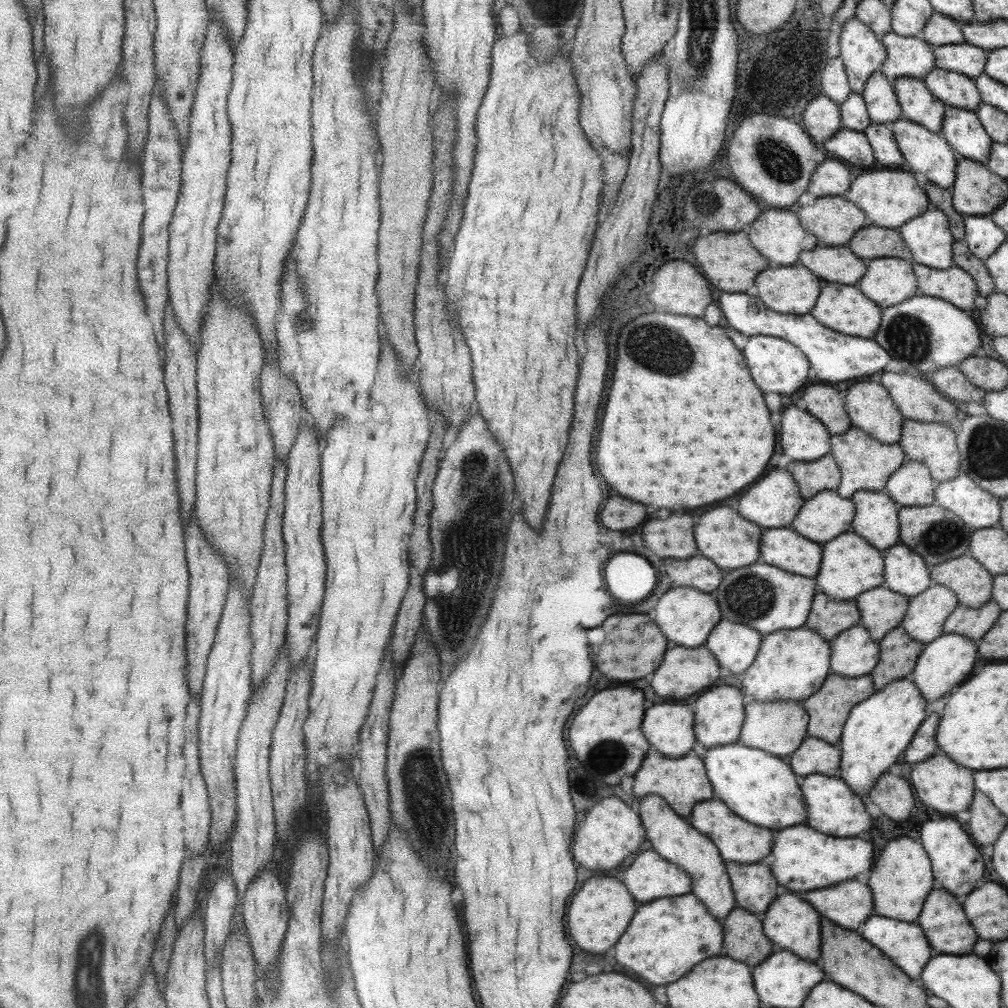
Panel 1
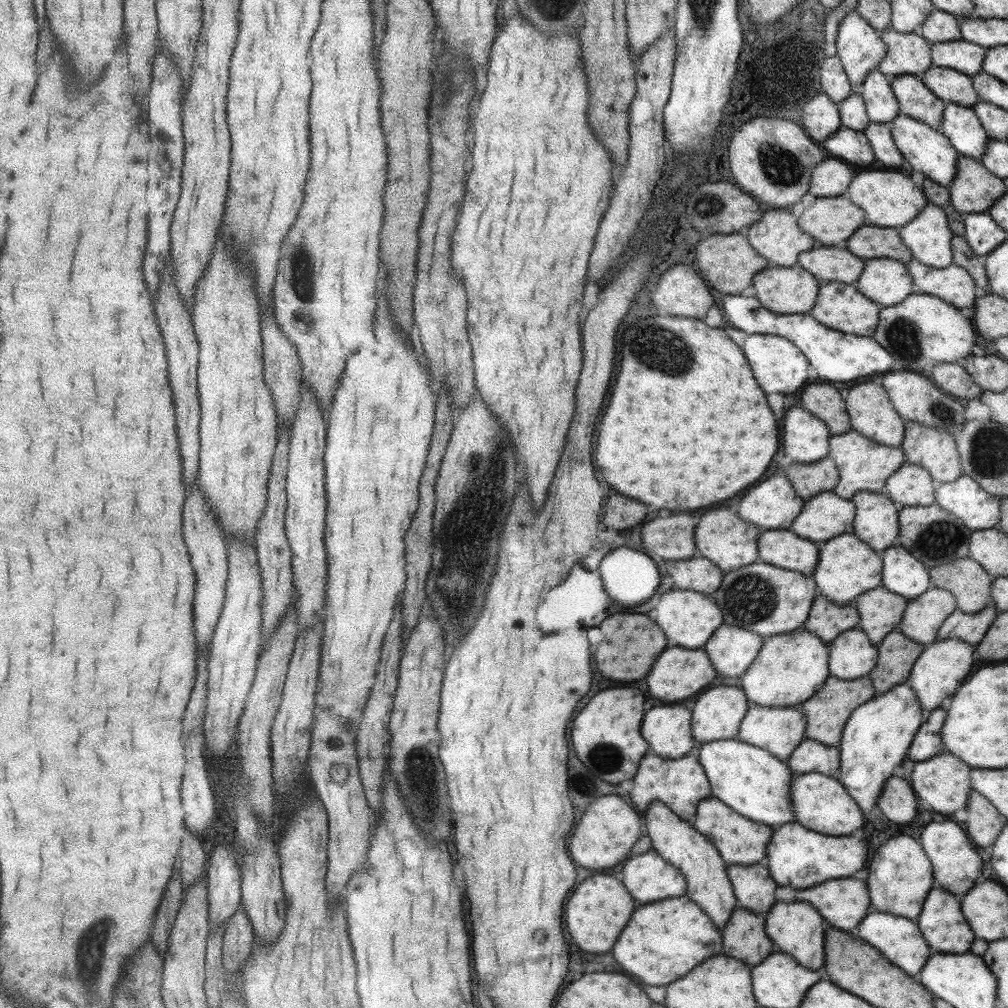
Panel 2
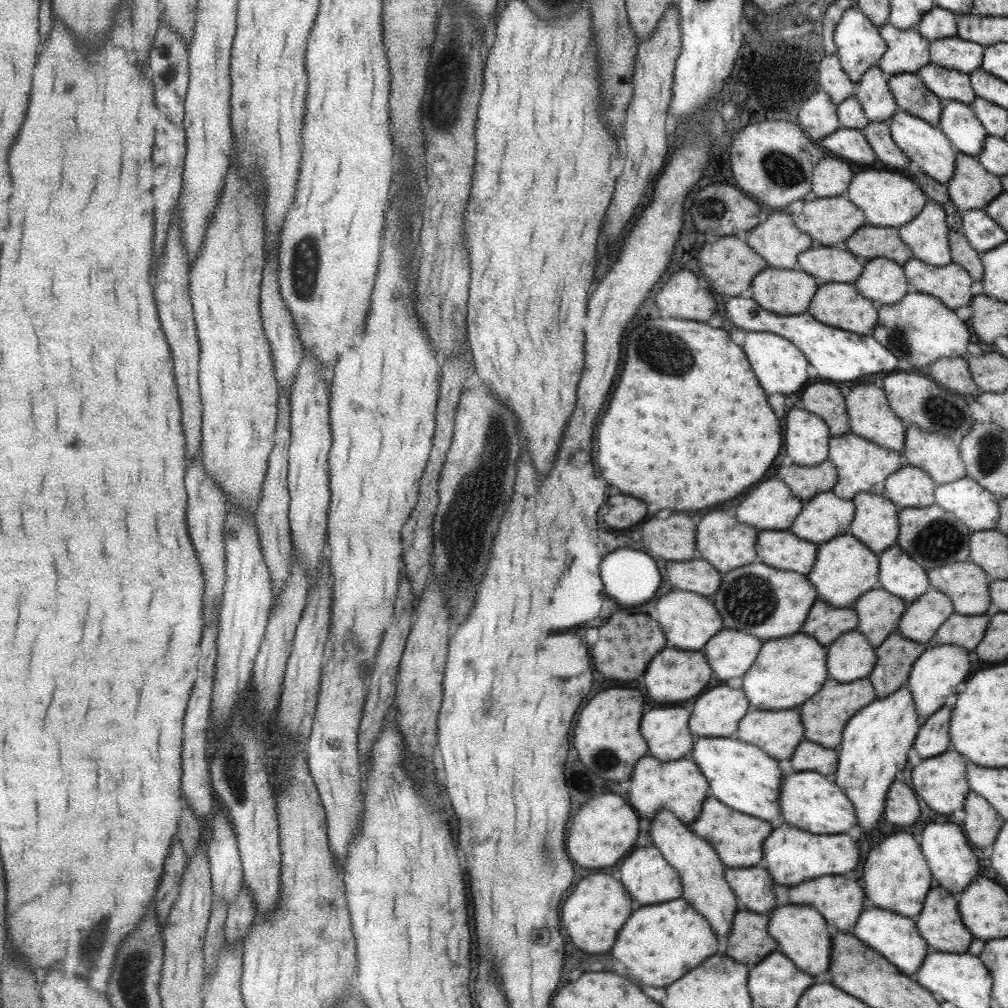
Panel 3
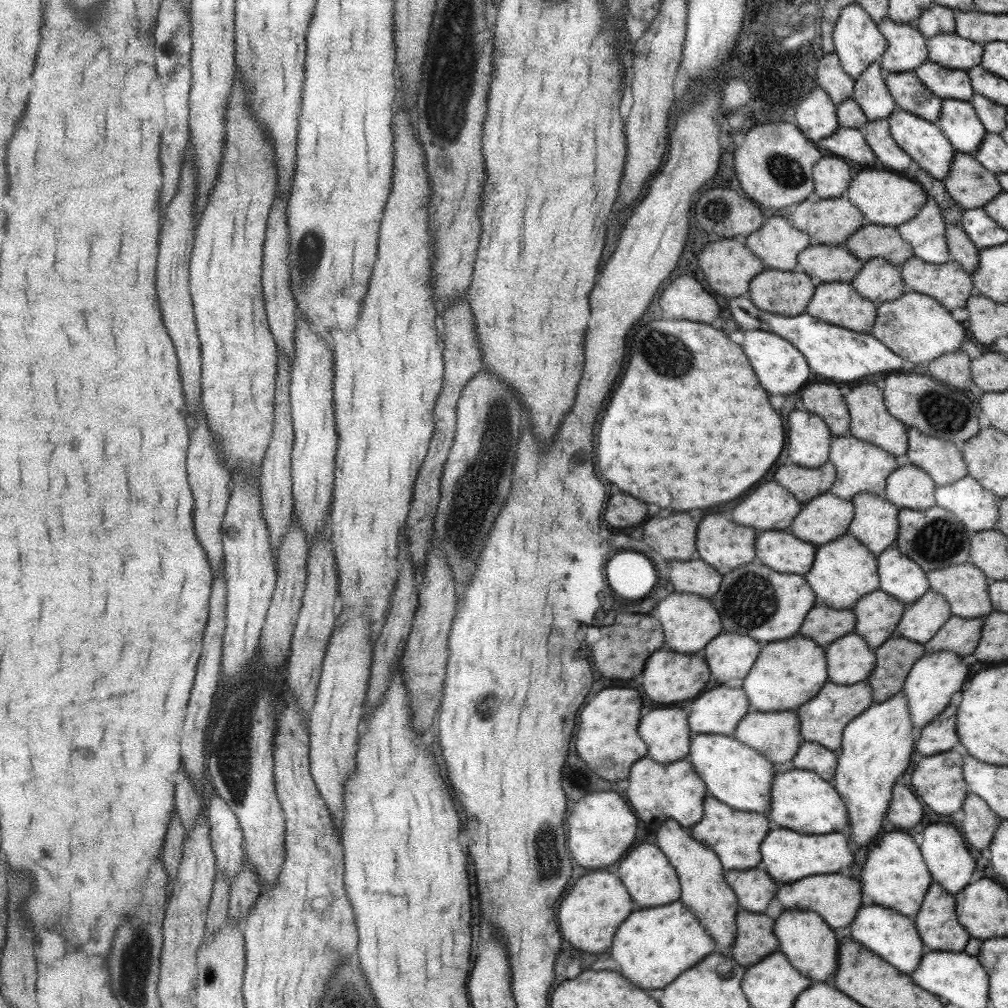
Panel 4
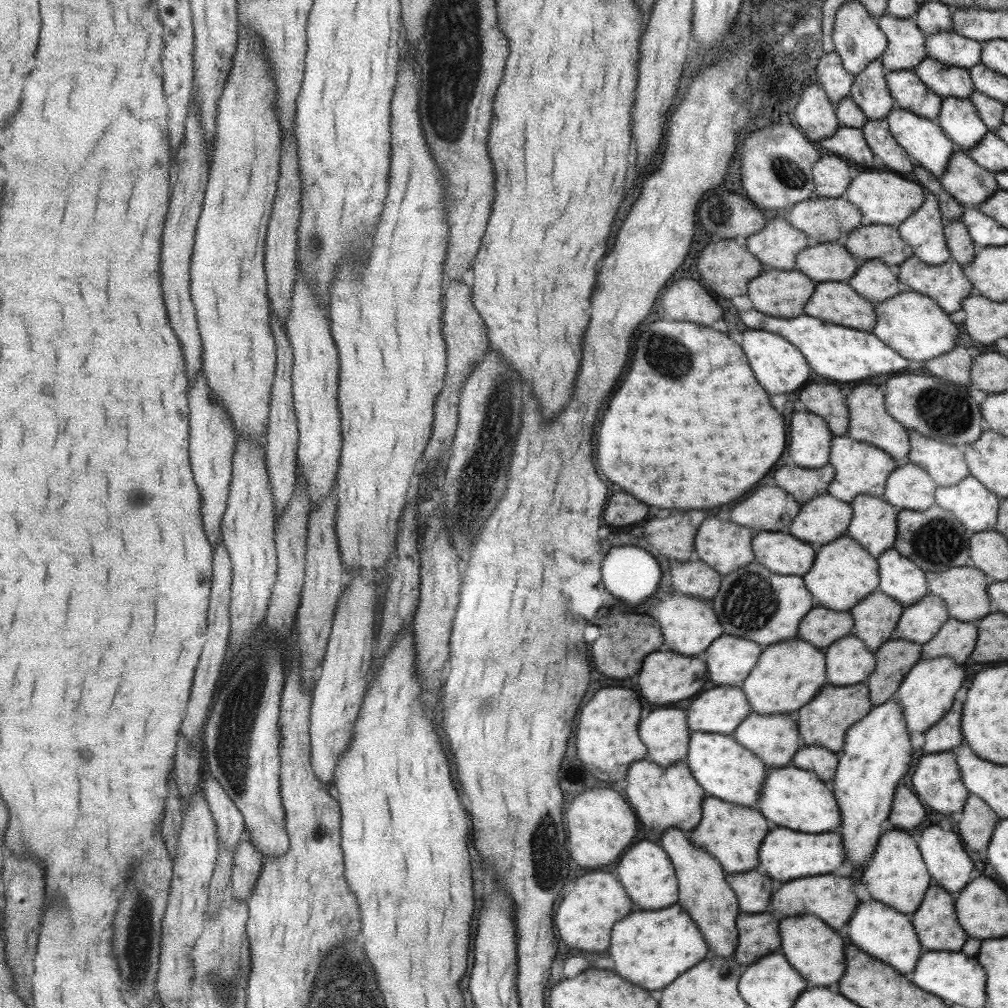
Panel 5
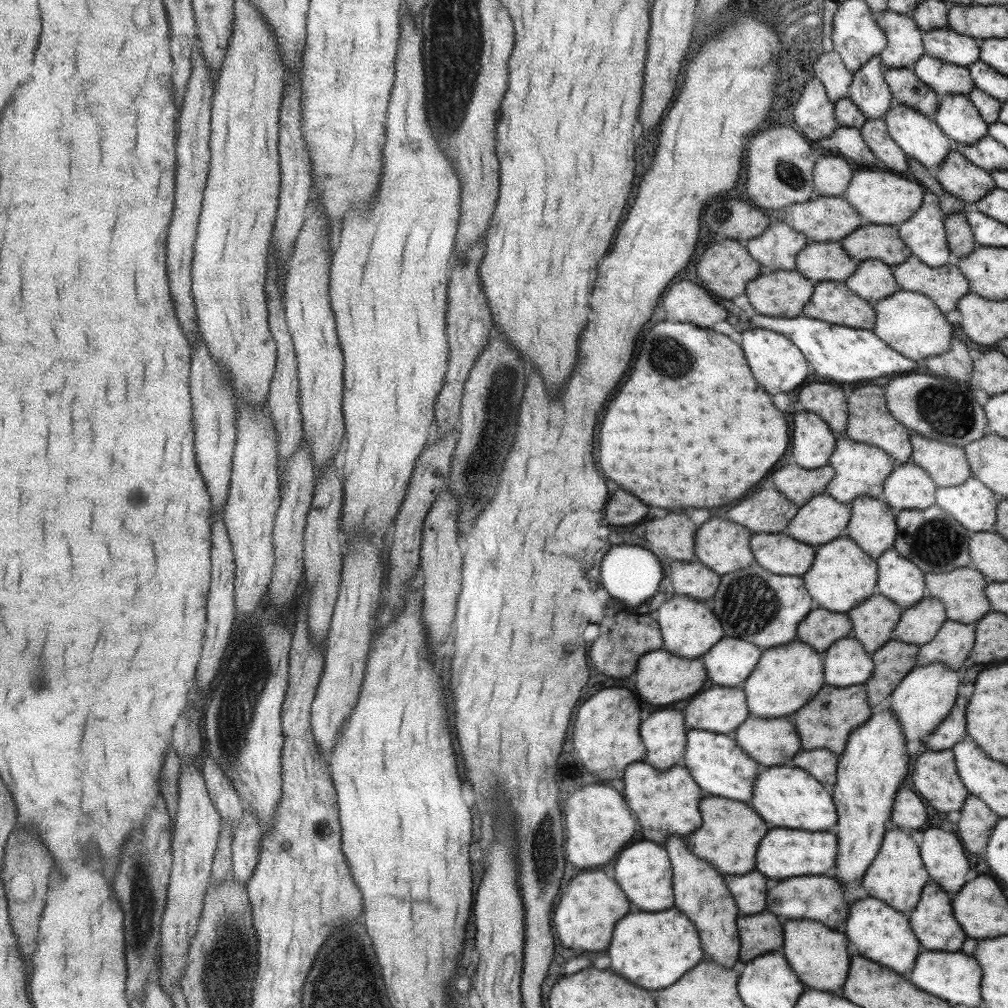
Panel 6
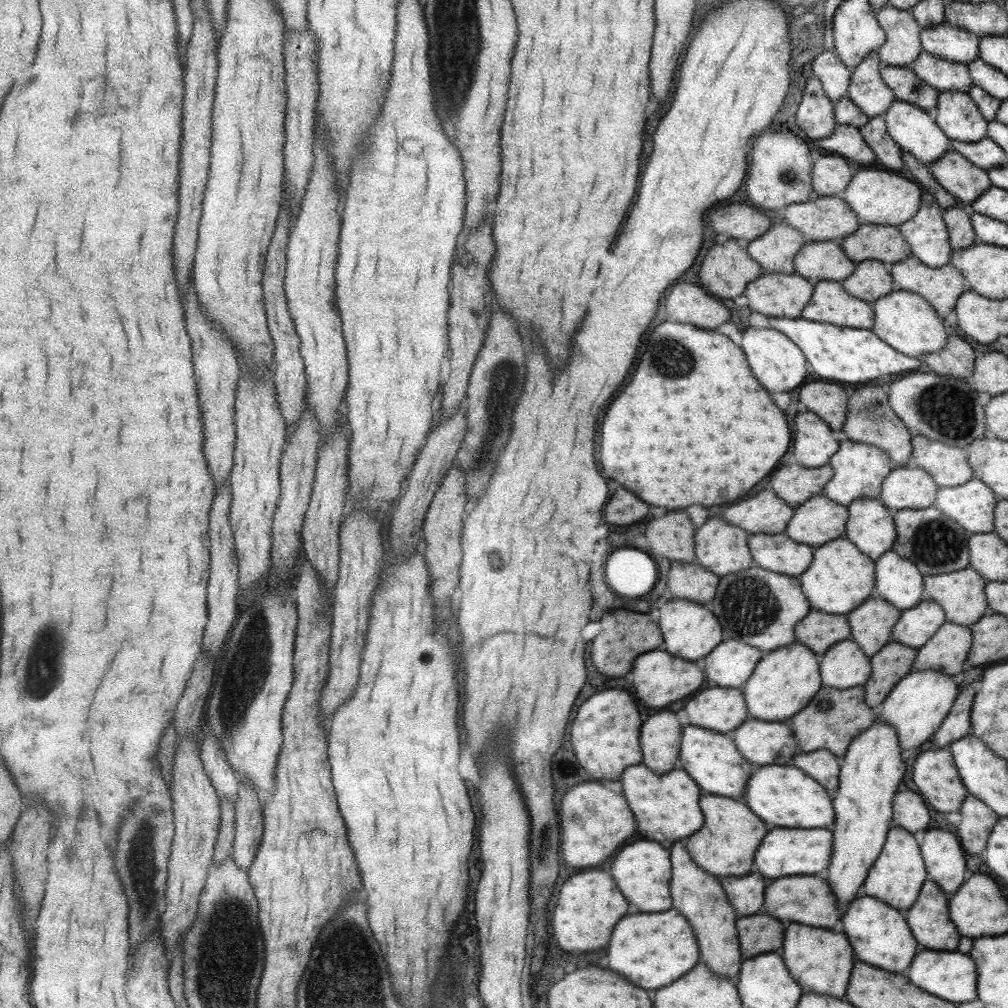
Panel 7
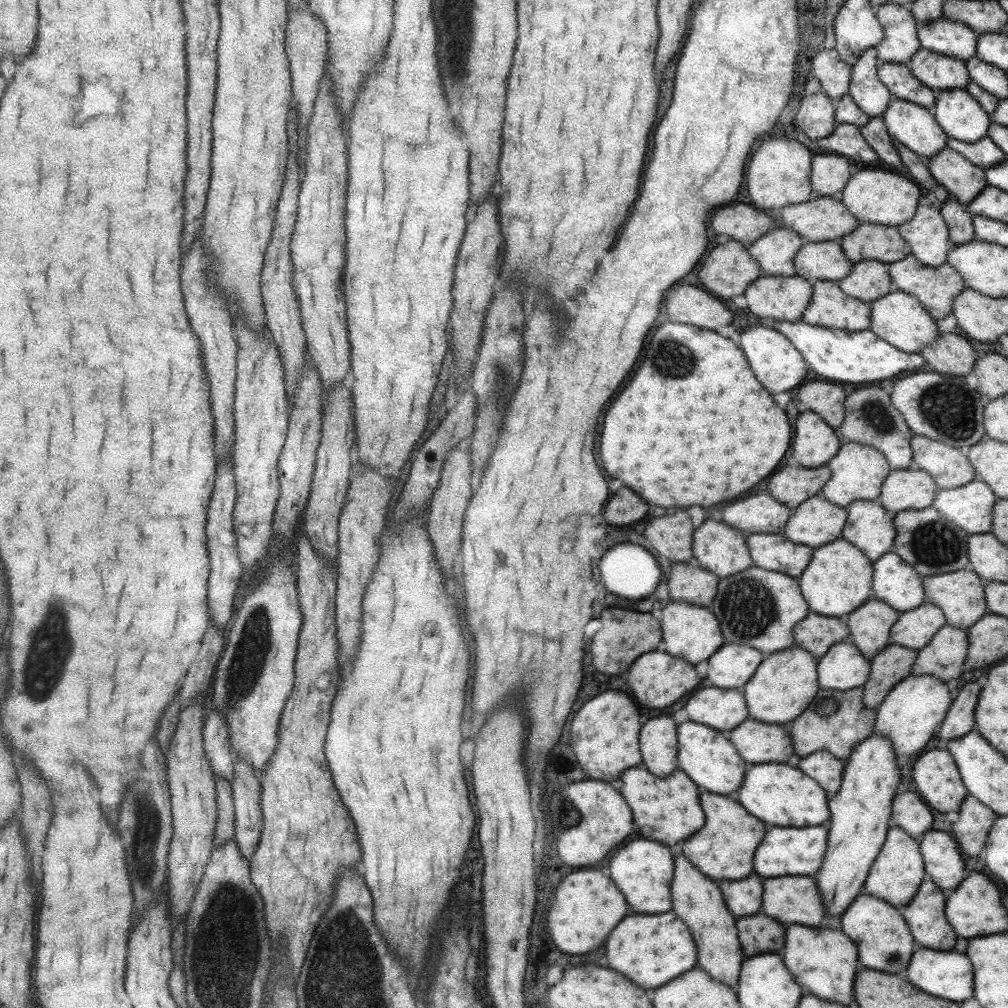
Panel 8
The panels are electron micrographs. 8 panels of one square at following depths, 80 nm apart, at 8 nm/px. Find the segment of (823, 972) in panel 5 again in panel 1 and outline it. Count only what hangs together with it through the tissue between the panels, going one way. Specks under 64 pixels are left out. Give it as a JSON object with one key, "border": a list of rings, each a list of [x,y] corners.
{"border":[[[781,894],[776,896],[763,913],[762,931],[763,934],[781,949],[788,950],[803,960],[819,962],[820,958],[820,914],[809,902],[793,896],[793,894]]]}

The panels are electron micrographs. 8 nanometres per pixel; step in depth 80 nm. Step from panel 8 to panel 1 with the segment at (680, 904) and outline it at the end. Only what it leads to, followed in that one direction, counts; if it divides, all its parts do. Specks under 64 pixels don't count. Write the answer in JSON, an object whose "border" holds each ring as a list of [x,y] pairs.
{"border":[[[648,794],[633,799],[633,808],[642,822],[646,840],[651,843],[650,848],[654,849],[661,858],[680,866],[691,877],[691,884],[693,884],[691,893],[703,902],[703,906],[707,906],[709,914],[721,920],[725,918],[727,913],[736,906],[736,902],[733,900],[725,861],[711,839],[701,834],[696,828],[689,826],[687,824],[689,821],[671,810],[660,796]]]}

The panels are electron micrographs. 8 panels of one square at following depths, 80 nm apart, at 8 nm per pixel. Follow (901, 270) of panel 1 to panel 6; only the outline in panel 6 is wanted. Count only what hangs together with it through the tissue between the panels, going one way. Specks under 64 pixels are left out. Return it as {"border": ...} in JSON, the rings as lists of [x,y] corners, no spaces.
{"border":[[[879,260],[861,261],[851,276],[844,280],[847,288],[870,304],[893,294],[897,289],[893,266]]]}

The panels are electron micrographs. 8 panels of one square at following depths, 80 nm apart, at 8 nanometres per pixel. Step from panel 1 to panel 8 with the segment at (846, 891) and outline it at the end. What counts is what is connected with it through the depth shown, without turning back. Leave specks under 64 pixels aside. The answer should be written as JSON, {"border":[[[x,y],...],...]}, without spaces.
{"border":[[[779,876],[779,878],[765,878],[763,880],[763,914],[771,916],[784,926],[798,924],[803,926],[824,926],[827,918],[823,900],[819,896],[816,880],[813,876]]]}

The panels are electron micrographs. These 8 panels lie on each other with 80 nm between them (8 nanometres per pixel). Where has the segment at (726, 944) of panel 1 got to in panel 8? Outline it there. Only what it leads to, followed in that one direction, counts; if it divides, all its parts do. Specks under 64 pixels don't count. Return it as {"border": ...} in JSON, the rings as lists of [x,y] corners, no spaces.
{"border":[[[761,912],[736,919],[738,941],[745,957],[760,953],[780,953],[785,926]]]}

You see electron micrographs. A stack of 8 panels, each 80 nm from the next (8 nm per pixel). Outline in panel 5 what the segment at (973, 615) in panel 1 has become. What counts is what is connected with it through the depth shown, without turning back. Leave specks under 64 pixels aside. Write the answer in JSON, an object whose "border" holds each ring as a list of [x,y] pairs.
{"border":[[[949,617],[929,642],[922,645],[920,658],[951,657],[958,665],[974,651],[978,628],[977,622],[963,622]]]}

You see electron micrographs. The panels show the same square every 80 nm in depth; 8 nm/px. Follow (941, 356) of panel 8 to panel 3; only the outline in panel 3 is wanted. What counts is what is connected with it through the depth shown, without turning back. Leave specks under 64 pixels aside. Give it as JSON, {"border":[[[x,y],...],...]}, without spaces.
{"border":[[[965,357],[938,358],[926,368],[926,375],[941,387],[972,399],[979,388],[971,378]]]}

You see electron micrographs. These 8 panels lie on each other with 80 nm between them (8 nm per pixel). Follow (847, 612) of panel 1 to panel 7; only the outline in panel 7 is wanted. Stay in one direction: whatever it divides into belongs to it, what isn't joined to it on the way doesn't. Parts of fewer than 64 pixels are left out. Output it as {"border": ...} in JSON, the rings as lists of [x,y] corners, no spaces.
{"border":[[[810,610],[797,626],[794,637],[797,643],[804,644],[818,657],[835,642],[849,638],[848,618],[842,614],[823,614],[819,610]]]}

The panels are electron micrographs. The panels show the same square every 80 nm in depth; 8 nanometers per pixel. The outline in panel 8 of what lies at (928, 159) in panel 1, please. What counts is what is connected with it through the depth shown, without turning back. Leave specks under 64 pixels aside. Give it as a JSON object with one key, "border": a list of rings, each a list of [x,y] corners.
{"border":[[[892,98],[887,108],[882,112],[881,118],[883,119],[888,135],[898,140],[900,144],[924,159],[924,161],[935,156],[940,150],[946,147],[948,136],[939,128],[934,116],[929,113],[928,109],[914,102]]]}

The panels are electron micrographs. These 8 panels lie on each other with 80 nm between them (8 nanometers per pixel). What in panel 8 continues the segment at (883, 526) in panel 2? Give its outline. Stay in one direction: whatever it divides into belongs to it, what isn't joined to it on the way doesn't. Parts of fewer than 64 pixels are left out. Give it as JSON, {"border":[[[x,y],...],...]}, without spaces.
{"border":[[[854,500],[845,509],[846,521],[839,538],[850,542],[871,562],[892,549],[896,535],[894,513],[870,500]]]}

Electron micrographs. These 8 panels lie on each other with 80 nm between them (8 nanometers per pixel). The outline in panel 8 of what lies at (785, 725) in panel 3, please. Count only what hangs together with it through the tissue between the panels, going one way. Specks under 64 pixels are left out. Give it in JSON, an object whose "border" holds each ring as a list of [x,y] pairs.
{"border":[[[747,718],[726,732],[727,738],[745,762],[787,762],[795,753],[787,726]]]}

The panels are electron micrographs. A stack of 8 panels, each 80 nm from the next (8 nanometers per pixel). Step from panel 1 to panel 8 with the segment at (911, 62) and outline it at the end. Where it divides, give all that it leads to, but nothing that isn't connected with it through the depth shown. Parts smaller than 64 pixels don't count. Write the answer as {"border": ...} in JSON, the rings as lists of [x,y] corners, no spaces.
{"border":[[[887,1],[877,6],[874,11],[884,34],[883,40],[874,46],[878,66],[884,62],[904,64],[920,49],[917,24],[909,12],[909,7]]]}

